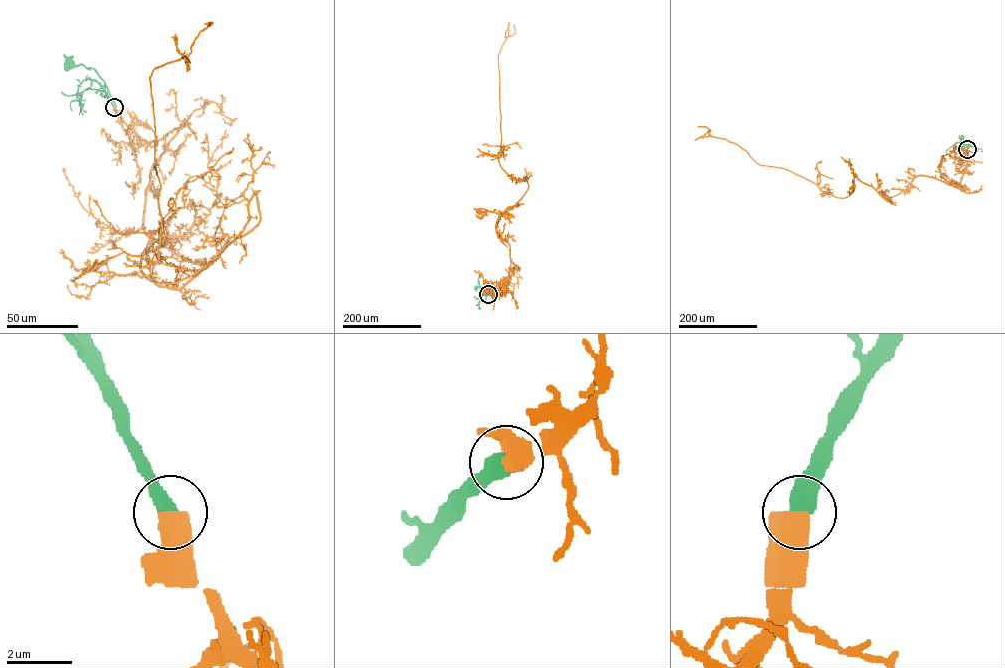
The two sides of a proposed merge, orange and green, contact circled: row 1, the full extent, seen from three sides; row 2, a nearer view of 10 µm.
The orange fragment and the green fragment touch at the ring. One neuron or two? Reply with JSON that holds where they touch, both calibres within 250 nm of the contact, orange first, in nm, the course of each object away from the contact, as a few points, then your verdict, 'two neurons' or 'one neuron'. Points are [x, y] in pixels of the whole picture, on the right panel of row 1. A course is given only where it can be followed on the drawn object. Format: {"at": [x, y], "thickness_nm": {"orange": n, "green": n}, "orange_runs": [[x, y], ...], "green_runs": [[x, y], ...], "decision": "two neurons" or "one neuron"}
{"at": [967, 149], "thickness_nm": {"orange": 700, "green": 500}, "orange_runs": [[967, 149], [956, 186], [918, 175], [885, 199], [854, 173], [853, 191], [839, 198], [698, 127]], "green_runs": [[967, 149], [968, 145], [963, 144], [960, 137]], "decision": "one neuron"}

